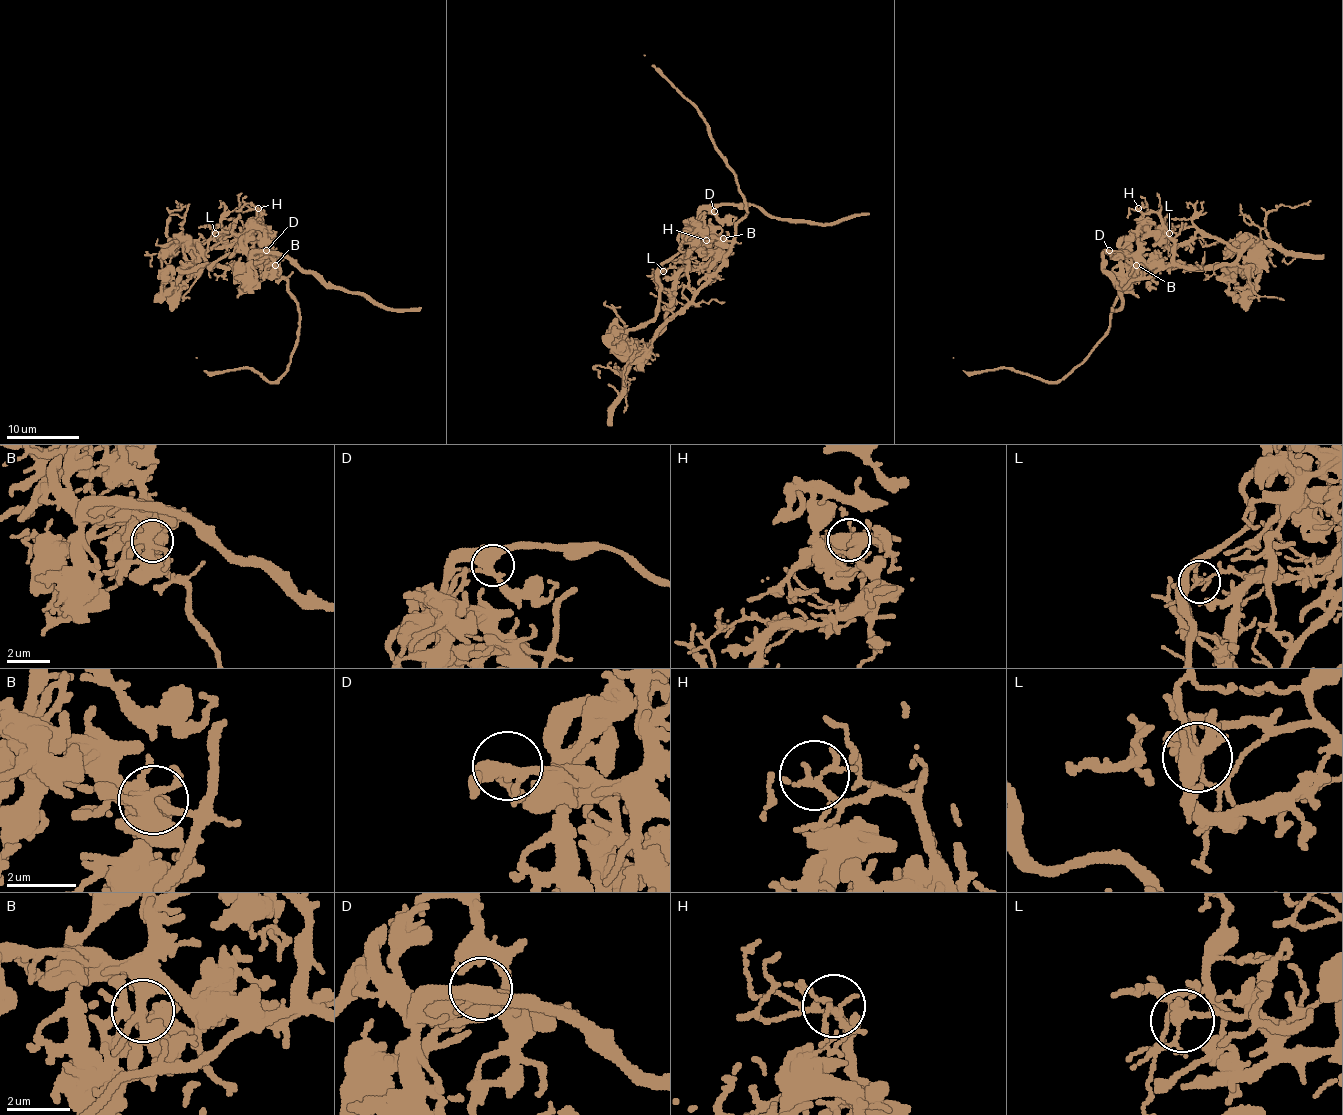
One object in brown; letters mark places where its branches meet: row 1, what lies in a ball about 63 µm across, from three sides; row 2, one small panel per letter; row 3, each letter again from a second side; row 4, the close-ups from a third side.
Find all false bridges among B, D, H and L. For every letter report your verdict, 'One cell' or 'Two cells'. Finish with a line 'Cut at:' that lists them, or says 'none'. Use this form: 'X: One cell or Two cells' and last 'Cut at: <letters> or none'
B: One cell
D: One cell
H: One cell
L: Two cells
Cut at: L

